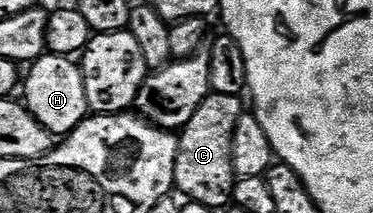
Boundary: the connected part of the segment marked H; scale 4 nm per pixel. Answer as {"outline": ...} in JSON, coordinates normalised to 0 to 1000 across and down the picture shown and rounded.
{"outline":[[[126,249],[78,300],[80,357],[67,357],[64,493],[147,643],[174,643],[198,615],[244,535],[236,493],[236,437],[225,437],[225,362],[220,319],[185,258]]]}

